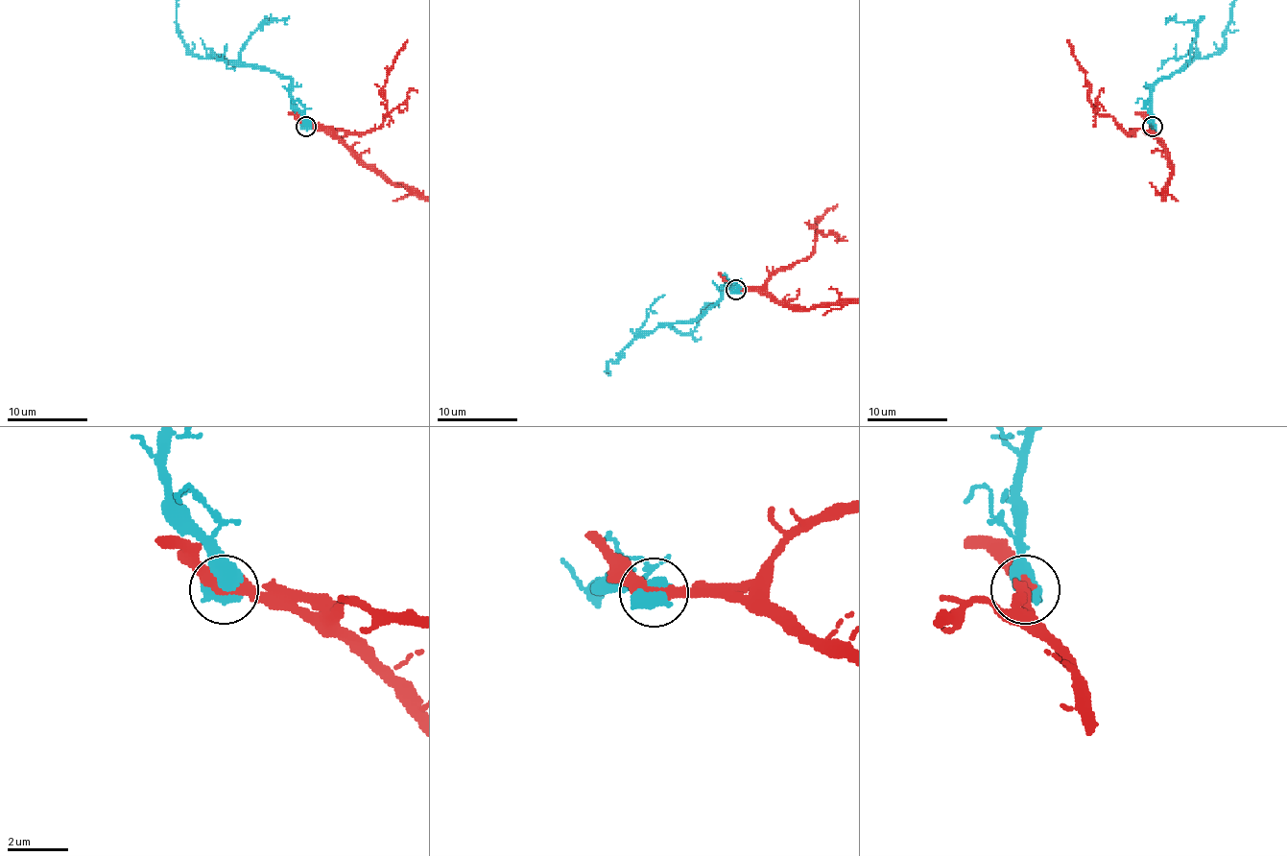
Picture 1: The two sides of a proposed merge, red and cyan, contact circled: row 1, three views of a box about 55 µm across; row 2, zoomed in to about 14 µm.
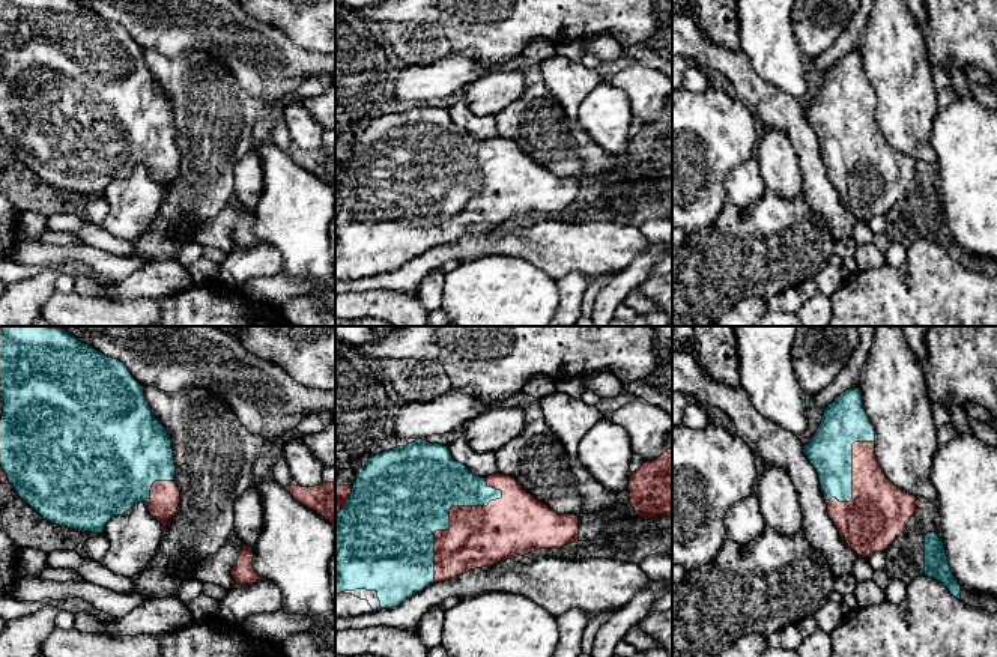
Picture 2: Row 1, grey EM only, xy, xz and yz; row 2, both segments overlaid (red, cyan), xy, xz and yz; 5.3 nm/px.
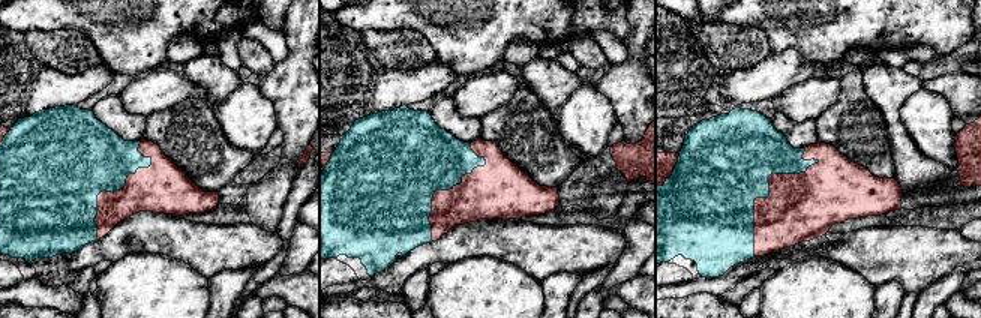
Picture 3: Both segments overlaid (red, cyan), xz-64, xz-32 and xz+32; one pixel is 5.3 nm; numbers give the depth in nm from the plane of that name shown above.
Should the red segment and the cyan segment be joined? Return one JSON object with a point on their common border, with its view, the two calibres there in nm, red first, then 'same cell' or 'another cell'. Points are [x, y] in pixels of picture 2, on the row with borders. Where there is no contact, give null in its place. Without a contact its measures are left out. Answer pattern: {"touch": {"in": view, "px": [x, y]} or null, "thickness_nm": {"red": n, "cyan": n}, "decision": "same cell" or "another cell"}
{"touch": {"in": "xz", "px": [450, 511]}, "thickness_nm": {"red": 320, "cyan": 480}, "decision": "same cell"}

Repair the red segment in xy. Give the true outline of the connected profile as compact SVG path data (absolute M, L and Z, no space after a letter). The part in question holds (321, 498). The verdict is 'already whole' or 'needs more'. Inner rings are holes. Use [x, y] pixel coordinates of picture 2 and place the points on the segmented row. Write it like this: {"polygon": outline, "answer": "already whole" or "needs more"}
{"polygon": "M322 483L314 487L292 486L289 492L304 507L325 517L335 529L335 483Z", "answer": "already whole"}

